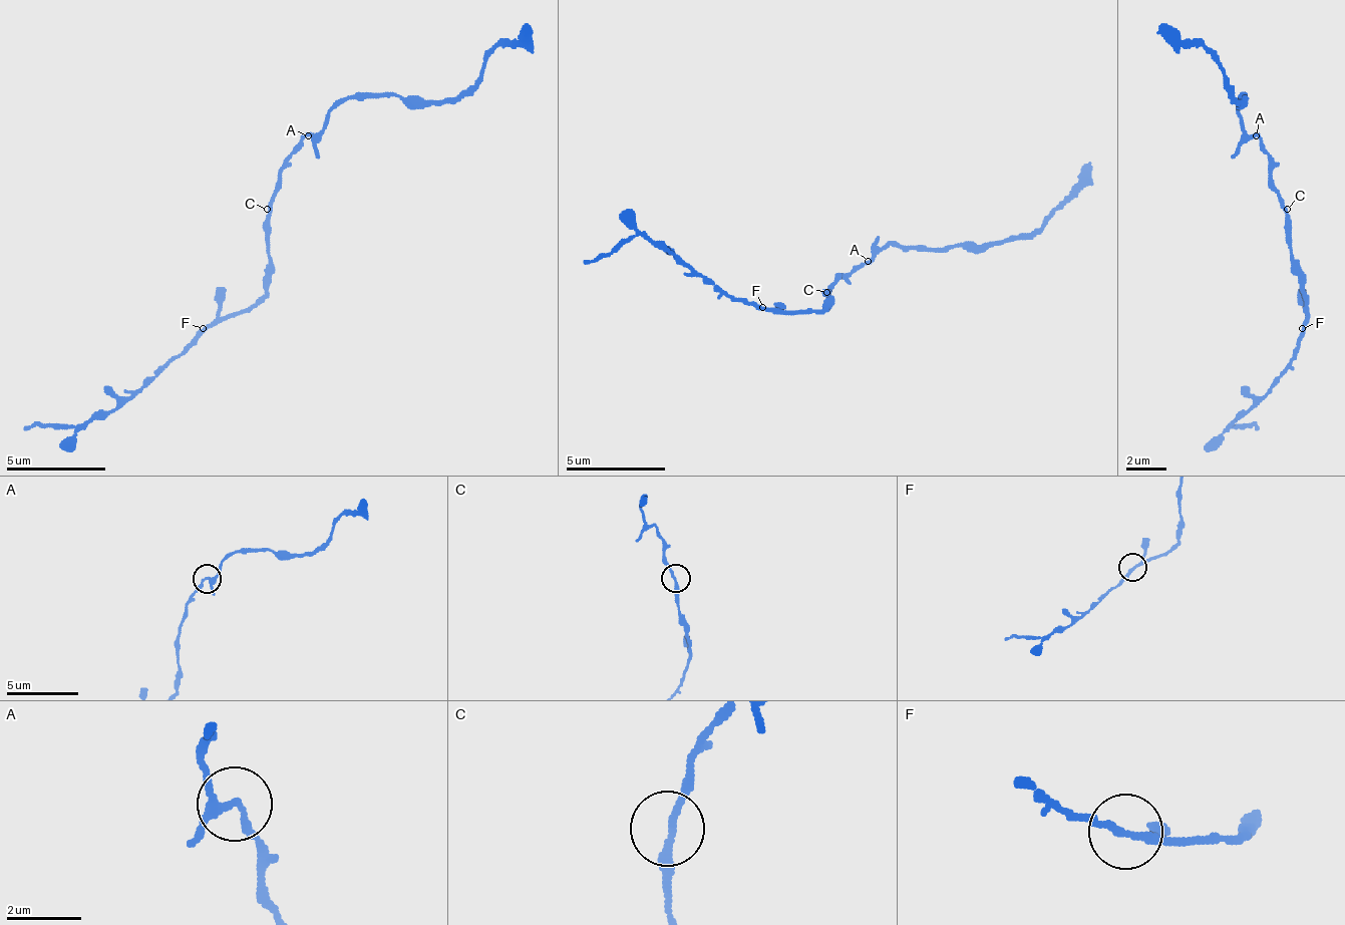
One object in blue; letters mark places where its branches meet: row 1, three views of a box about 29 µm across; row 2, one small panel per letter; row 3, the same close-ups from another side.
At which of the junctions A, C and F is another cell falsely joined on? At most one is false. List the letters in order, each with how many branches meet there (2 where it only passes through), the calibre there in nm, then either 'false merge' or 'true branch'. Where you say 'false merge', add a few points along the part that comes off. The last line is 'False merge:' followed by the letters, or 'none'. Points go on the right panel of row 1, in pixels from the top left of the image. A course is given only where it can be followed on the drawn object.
A: 3 | 200 nm | true branch
C: 2 | 240 nm | true branch
F: 3 | 160 nm | true branch
False merge: none

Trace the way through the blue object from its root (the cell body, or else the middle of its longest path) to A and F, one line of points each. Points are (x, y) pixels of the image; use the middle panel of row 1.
A: (831, 287), (867, 262)
F: (831, 287), (826, 292), (826, 307), (821, 312), (767, 312), (762, 307)

